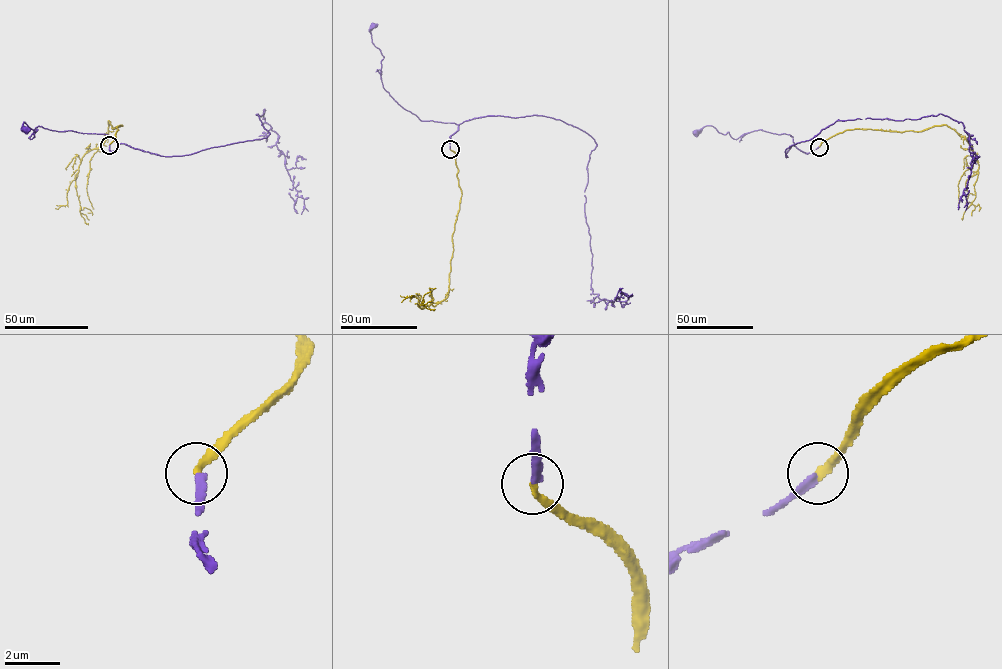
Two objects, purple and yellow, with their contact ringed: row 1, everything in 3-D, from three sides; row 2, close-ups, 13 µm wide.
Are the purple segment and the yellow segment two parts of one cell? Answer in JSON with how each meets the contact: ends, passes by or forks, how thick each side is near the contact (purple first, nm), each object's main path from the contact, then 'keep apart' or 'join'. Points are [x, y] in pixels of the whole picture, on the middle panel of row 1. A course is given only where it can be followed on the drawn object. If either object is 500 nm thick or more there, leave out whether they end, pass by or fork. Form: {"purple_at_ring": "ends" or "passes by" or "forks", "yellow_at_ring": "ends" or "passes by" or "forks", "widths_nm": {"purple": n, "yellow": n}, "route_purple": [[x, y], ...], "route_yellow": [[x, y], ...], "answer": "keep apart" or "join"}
{"purple_at_ring": "ends", "yellow_at_ring": "ends", "widths_nm": {"purple": 280, "yellow": 280}, "route_purple": [[450, 149], [450, 137], [457, 124], [421, 121], [384, 89], [380, 71], [384, 57], [372, 42], [373, 25]], "route_yellow": [[450, 149], [455, 154], [461, 196], [452, 236], [449, 292], [441, 301], [421, 308], [422, 297], [430, 291]], "answer": "join"}

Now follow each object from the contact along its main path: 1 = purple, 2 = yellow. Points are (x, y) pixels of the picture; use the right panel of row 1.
1: (819, 147), (803, 153), (791, 135), (759, 129), (736, 139), (712, 126), (695, 133)
2: (819, 146), (845, 130), (922, 131), (947, 125), (967, 141), (978, 164), (976, 196), (961, 218)

